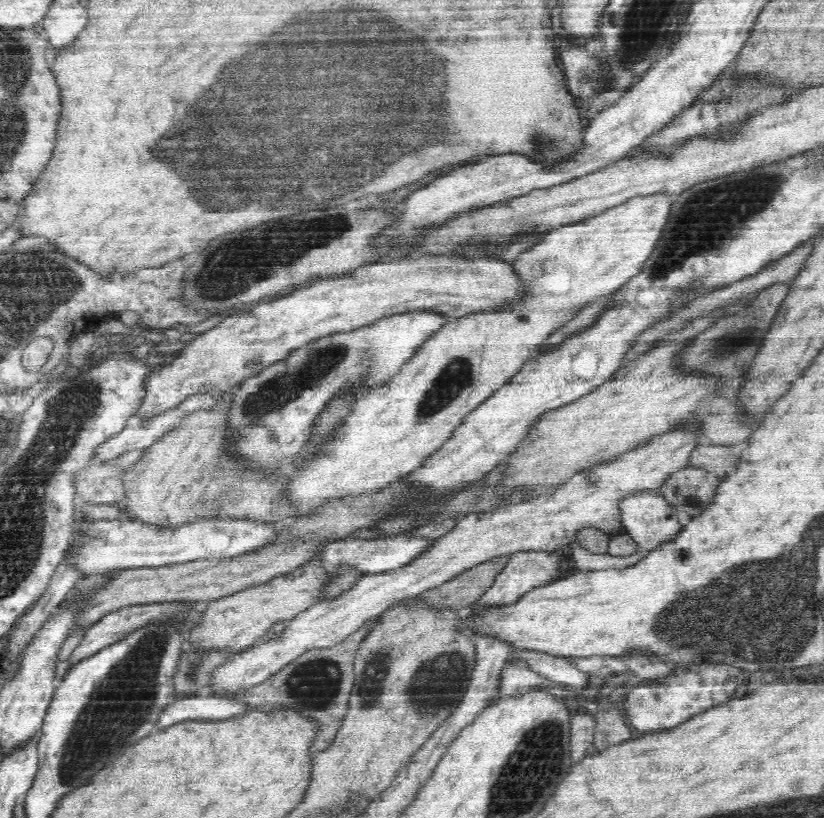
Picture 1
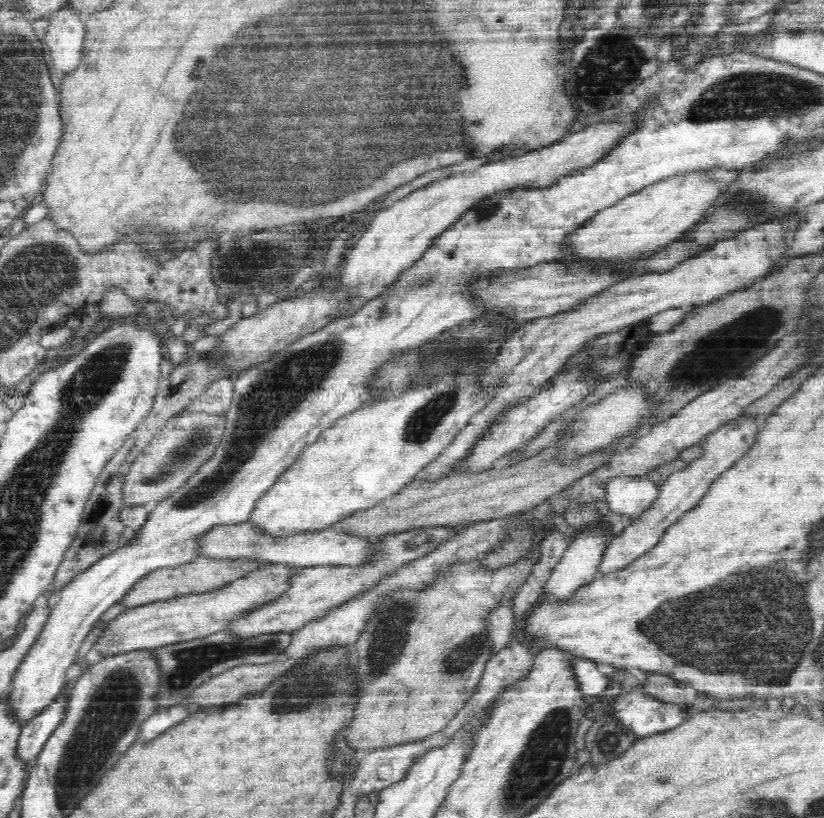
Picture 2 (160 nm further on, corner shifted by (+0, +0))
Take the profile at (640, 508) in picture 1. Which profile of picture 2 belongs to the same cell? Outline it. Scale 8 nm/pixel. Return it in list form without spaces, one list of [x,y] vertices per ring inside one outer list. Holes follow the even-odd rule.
[[[622,477],[611,480],[607,486],[607,504],[611,511],[623,516],[624,520],[628,522],[637,521],[640,515],[643,515],[652,505],[655,504],[656,499],[660,496],[659,488],[656,483],[644,478],[628,478]]]

